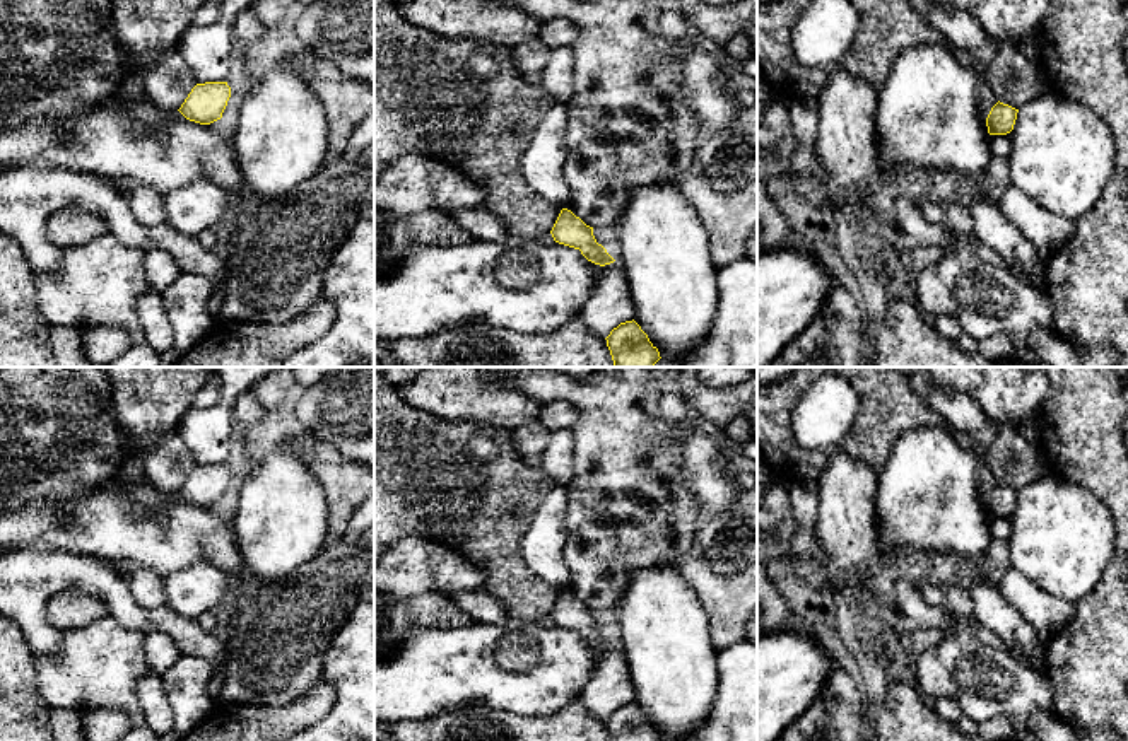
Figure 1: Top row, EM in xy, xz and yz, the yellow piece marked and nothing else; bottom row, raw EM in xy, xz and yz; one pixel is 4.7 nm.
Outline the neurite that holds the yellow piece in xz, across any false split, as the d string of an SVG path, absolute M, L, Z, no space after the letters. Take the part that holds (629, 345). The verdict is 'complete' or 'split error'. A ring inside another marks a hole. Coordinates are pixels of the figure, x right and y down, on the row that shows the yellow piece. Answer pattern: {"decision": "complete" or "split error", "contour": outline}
{"decision": "complete", "contour": "M634 319L620 323L605 340L615 367L653 367L661 359Z"}

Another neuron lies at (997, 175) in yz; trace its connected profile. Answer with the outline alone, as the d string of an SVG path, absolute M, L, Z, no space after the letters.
M993 155L984 169L983 191L979 198L986 198L998 205L1002 193L1010 184L1008 157Z

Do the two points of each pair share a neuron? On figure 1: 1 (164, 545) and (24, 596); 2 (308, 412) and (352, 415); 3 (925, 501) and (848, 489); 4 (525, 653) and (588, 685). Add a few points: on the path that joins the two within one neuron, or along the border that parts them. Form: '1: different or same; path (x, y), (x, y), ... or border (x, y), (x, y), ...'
1: different; border (72, 552), (99, 559), (127, 577)
2: same; path (318, 412), (342, 412)
3: different; border (879, 478), (875, 492), (877, 535)
4: same; path (540, 666), (566, 666), (573, 670)

